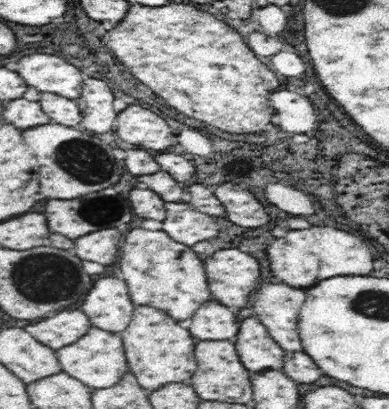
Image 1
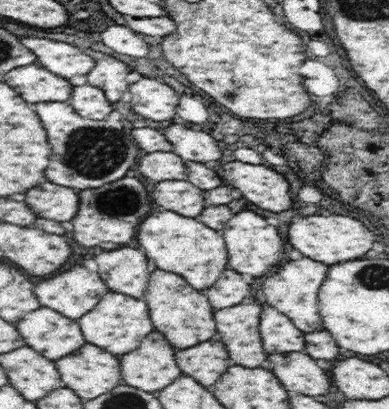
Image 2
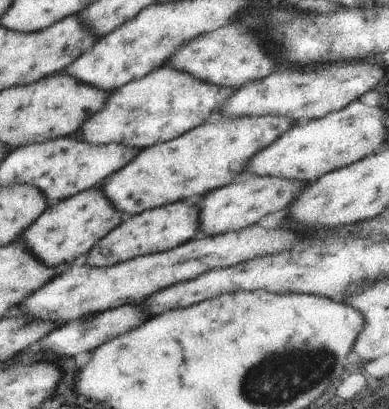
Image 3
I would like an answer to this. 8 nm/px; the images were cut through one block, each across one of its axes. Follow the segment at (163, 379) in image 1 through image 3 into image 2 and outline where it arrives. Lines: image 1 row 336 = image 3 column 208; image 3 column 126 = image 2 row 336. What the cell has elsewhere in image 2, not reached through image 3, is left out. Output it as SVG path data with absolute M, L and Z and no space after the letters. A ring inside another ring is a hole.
M154 268L156 272L150 274L150 284L146 288L144 294L144 302L148 302L148 310L150 310L150 318L152 324L158 332L162 332L168 340L168 344L176 350L184 350L184 348L192 348L200 342L212 340L218 334L218 326L214 320L214 308L208 302L206 294L200 290L194 290L184 278L176 276L176 274L168 274L164 270Z

